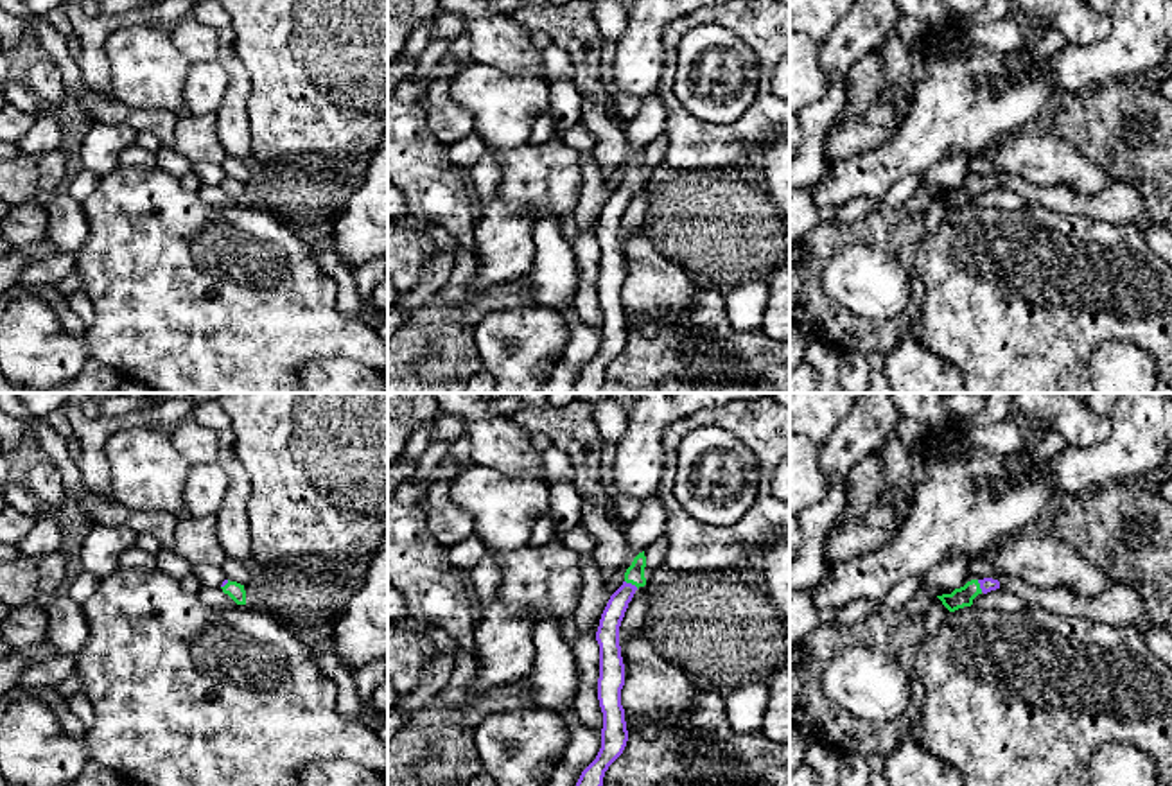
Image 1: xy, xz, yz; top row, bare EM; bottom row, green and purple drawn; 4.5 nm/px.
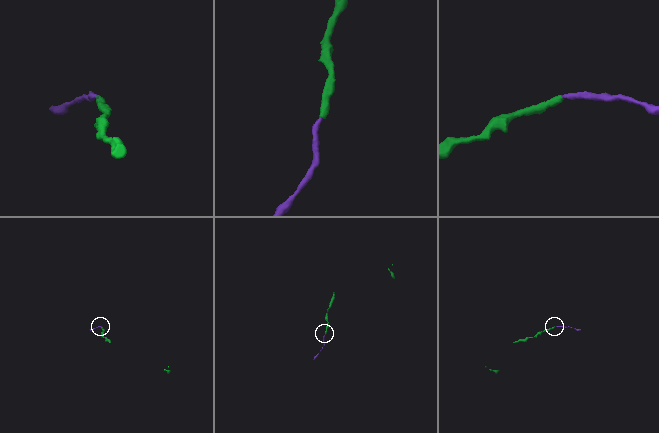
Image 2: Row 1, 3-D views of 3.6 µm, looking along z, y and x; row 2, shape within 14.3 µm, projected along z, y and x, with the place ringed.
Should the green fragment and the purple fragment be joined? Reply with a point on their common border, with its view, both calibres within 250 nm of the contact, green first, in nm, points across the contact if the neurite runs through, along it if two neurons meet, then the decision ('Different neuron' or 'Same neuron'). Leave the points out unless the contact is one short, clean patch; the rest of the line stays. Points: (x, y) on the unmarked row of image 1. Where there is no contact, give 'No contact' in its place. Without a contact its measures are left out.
Touches green at xz (632, 182). Thickness 90 nm (green) against 100 nm. Path across: xz (634, 173), (632, 182), (618, 200), (611, 218). Same neuron

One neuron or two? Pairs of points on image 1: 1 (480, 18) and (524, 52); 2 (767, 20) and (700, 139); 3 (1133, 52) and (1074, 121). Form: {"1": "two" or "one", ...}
{"1": "one", "2": "one", "3": "two"}

